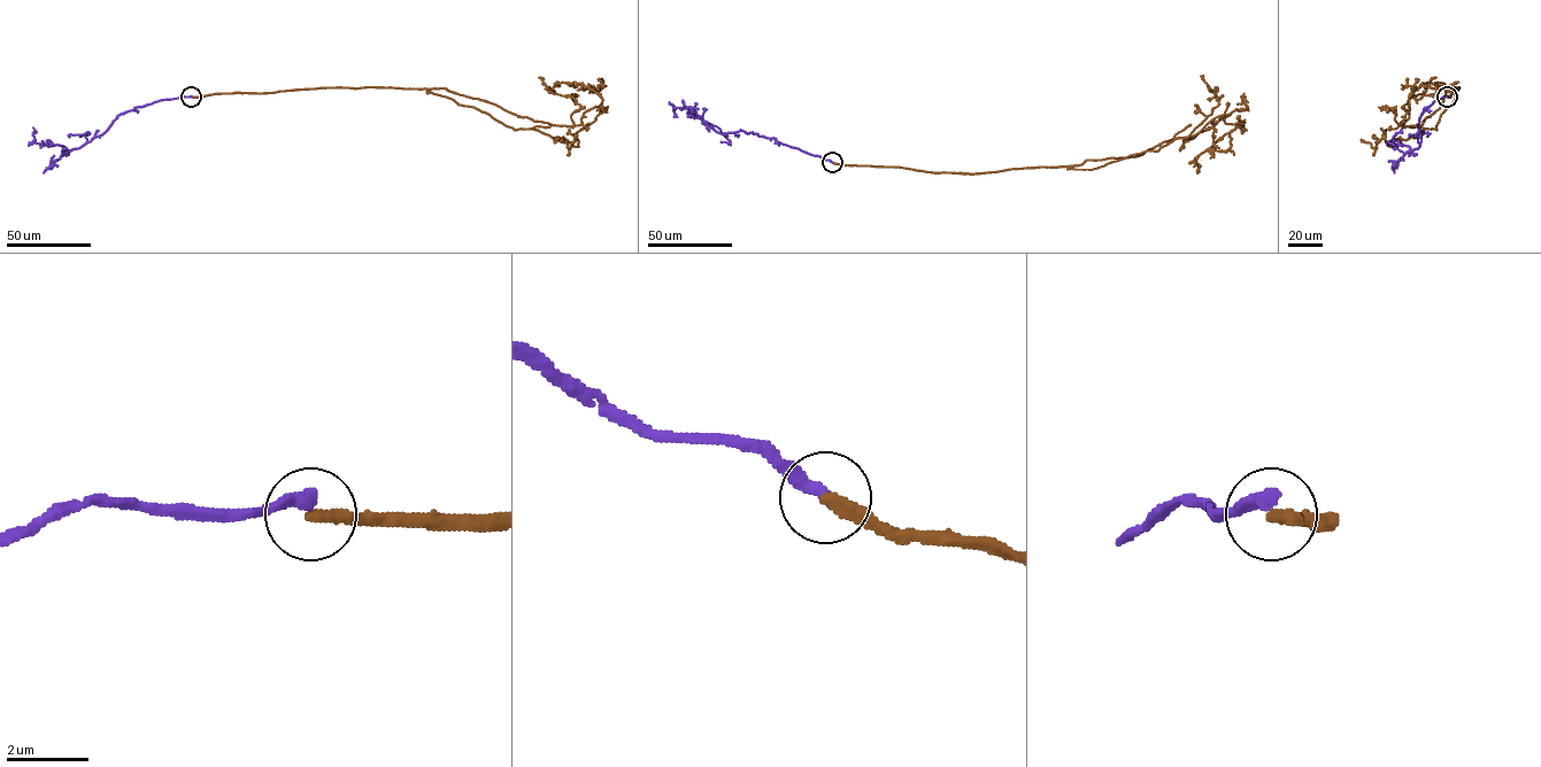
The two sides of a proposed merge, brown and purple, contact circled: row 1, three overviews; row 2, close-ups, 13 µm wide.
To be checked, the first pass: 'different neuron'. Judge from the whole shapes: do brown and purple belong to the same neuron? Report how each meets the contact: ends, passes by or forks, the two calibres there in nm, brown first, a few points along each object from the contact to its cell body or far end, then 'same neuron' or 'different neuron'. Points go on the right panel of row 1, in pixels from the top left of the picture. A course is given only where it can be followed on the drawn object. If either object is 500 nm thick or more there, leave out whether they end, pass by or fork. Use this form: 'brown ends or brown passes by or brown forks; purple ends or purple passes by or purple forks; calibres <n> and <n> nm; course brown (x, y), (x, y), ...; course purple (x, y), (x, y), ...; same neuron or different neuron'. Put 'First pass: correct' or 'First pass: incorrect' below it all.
brown ends; purple ends; calibres 320 and 360 nm; course brown (1447, 97), (1459, 87), (1446, 88), (1442, 105), (1422, 125), (1401, 124), (1409, 97), (1422, 83), (1458, 82); course purple (1447, 97), (1423, 109), (1416, 133), (1417, 148), (1393, 146), (1393, 137), (1402, 132); different neuron
First pass: correct

